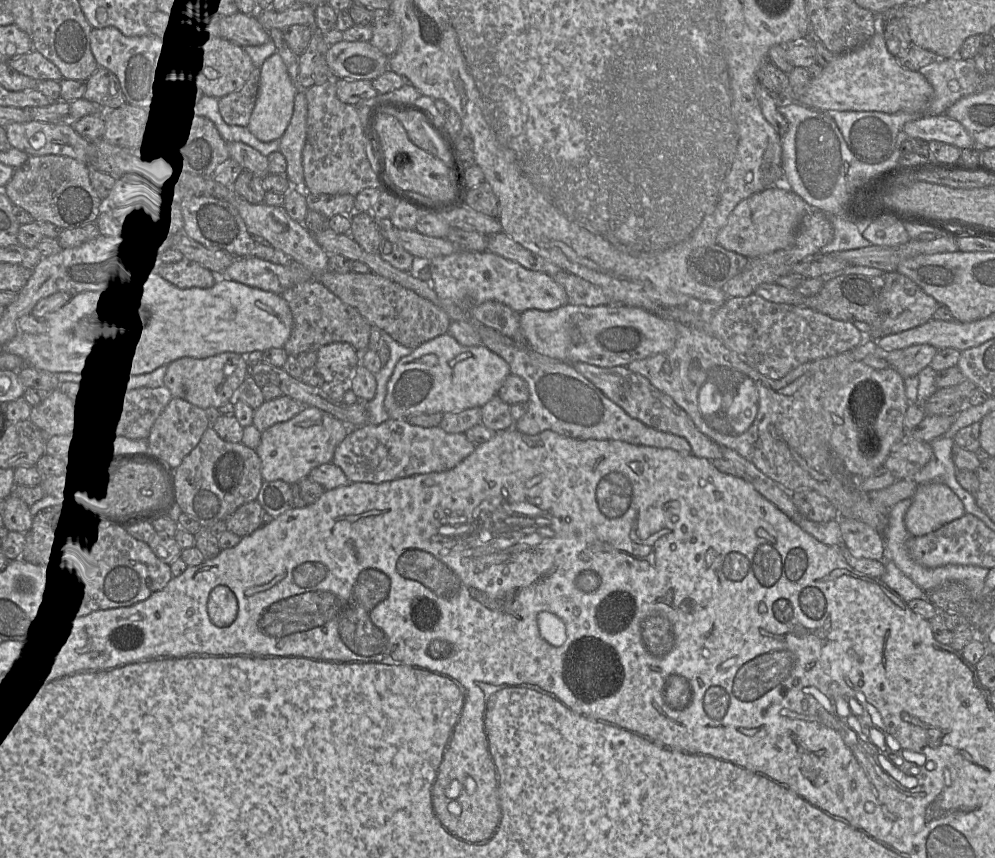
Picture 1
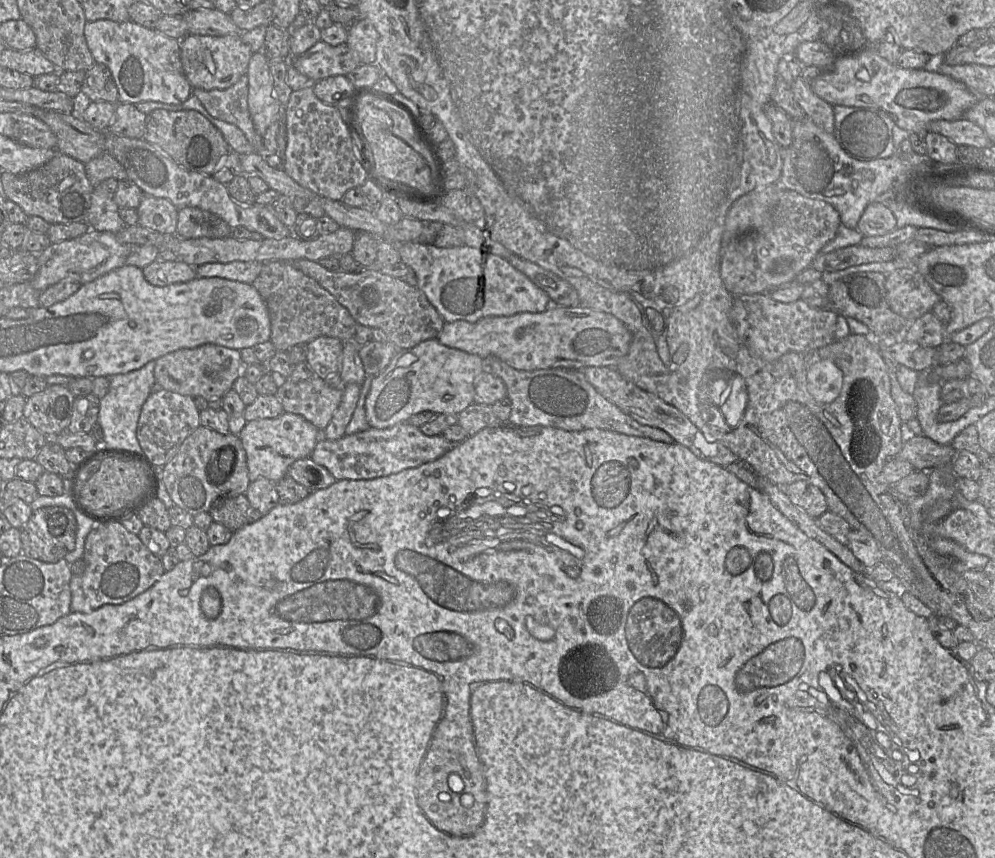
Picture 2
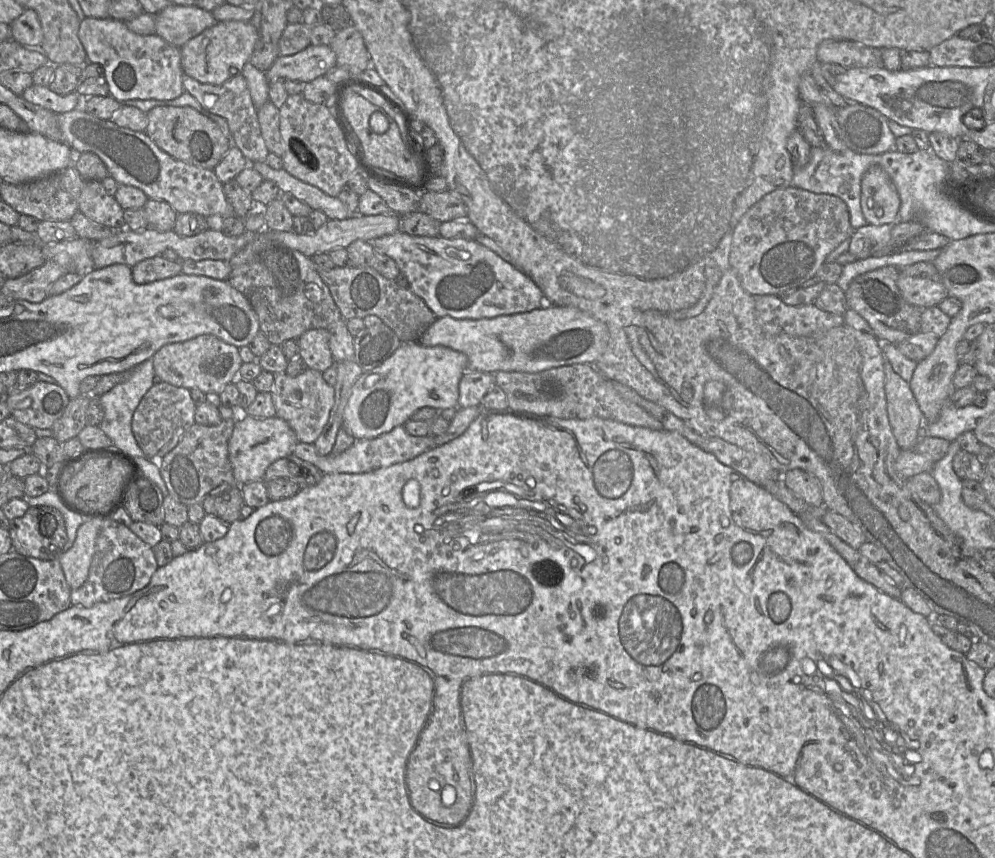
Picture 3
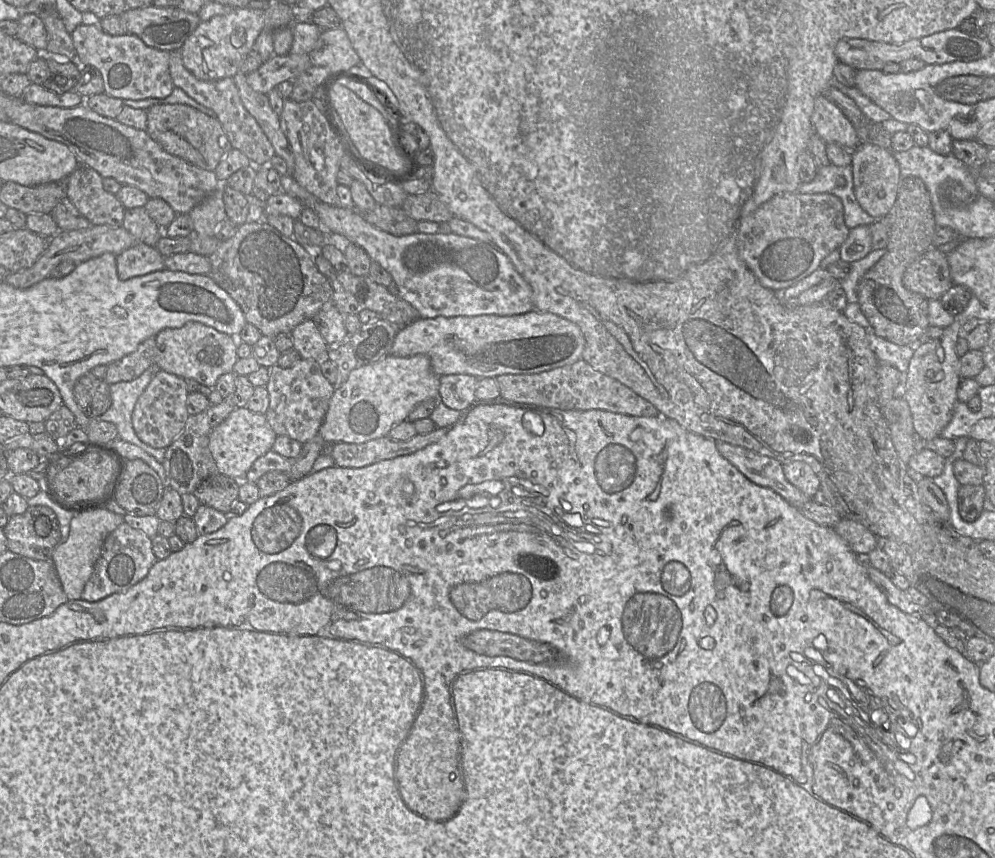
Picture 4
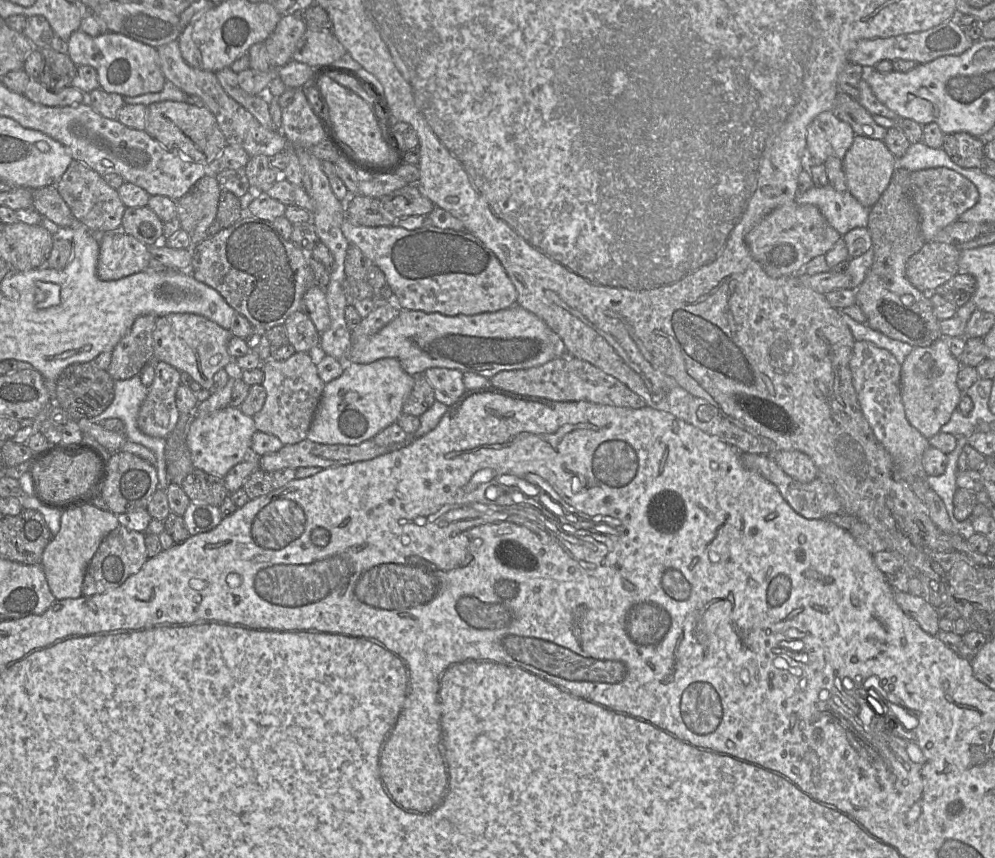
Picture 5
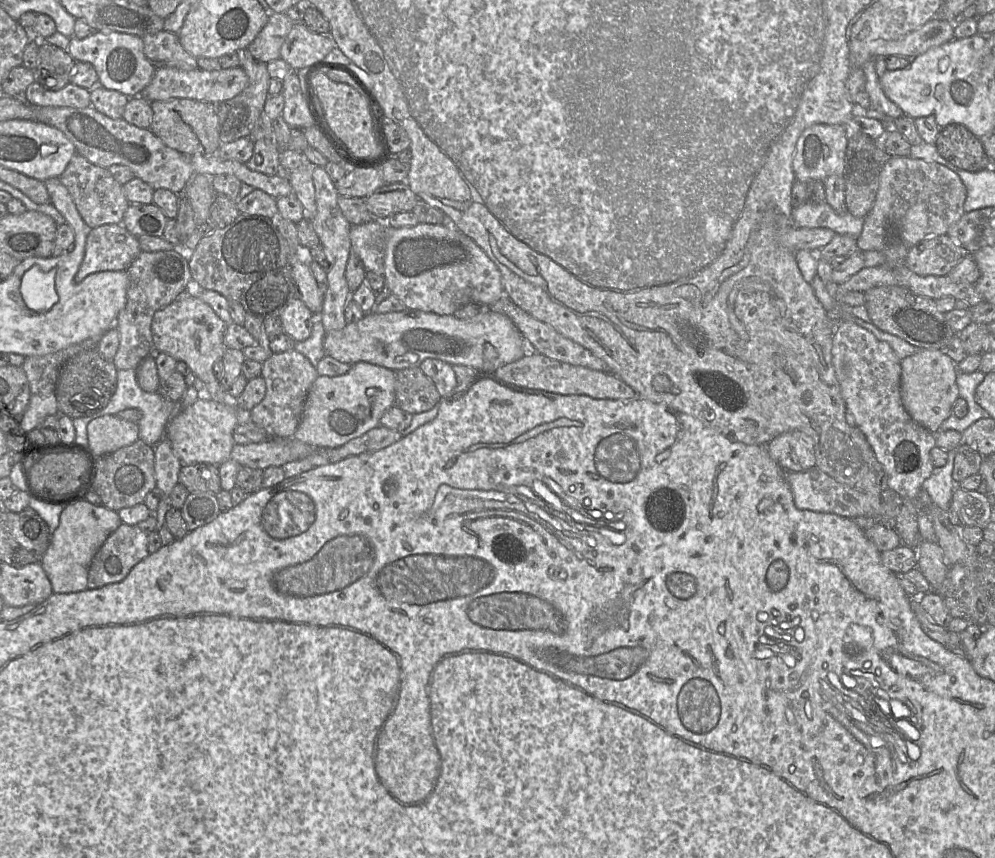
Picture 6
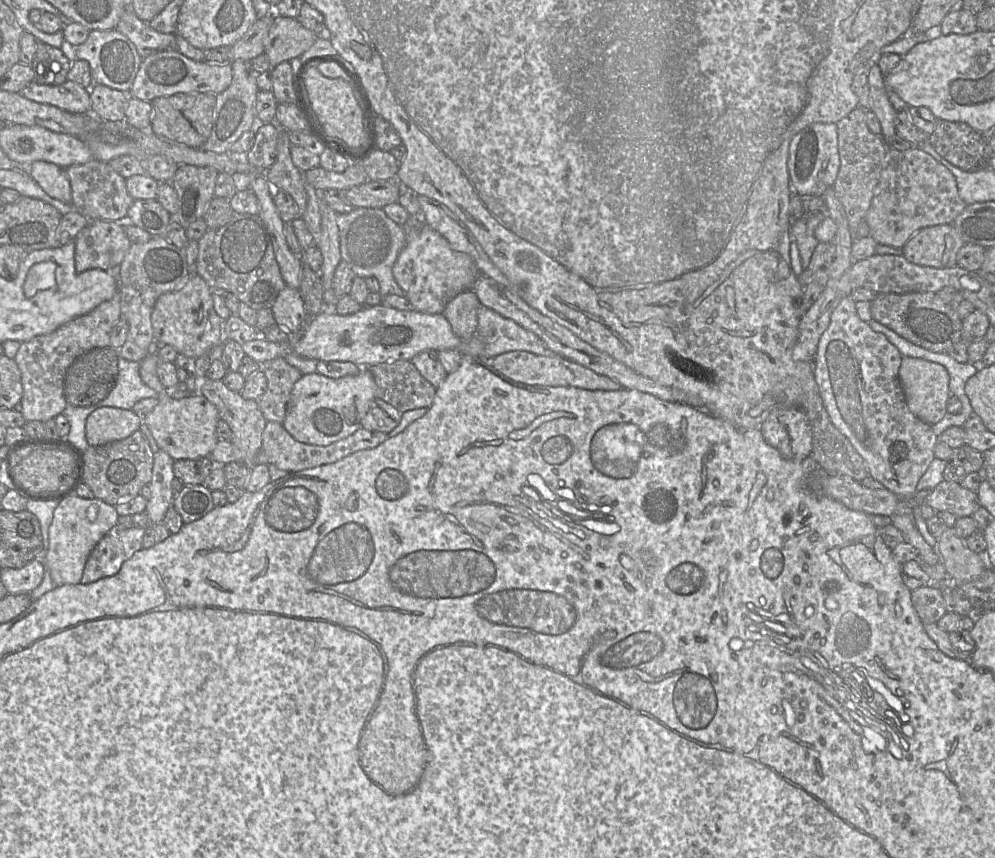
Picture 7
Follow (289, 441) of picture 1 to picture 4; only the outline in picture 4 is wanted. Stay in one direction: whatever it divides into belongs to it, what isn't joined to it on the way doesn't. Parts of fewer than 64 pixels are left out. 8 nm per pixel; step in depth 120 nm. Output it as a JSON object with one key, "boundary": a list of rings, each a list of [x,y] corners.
{"boundary":[[[235,408],[210,434],[209,449],[215,460],[218,473],[236,480],[244,477],[253,463],[271,451],[277,434],[269,426],[265,415],[248,408]]]}

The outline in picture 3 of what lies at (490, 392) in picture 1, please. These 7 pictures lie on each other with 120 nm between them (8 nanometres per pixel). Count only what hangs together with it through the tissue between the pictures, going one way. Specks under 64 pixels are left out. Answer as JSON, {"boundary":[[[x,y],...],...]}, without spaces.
{"boundary":[[[403,342],[381,365],[359,377],[345,406],[341,428],[356,440],[369,440],[403,426],[420,408],[456,410],[459,382],[467,367],[466,355],[451,348]]]}

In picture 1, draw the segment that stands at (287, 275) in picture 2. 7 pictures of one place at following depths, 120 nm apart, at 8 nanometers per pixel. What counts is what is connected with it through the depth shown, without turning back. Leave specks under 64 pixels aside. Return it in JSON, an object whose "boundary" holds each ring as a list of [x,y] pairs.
{"boundary":[[[312,279],[285,290],[280,295],[289,305],[293,327],[284,345],[288,355],[298,356],[305,351],[317,351],[334,342],[347,342],[362,353],[369,346],[372,325],[354,307],[344,303],[318,280]]]}

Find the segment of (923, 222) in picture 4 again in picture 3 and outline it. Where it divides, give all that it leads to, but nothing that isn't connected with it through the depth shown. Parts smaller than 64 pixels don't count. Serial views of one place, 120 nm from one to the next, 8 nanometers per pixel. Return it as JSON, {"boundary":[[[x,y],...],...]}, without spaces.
{"boundary":[[[884,266],[857,276],[845,291],[847,307],[856,311],[872,328],[882,343],[899,344],[918,333],[923,308],[907,303],[897,286],[900,268]]]}

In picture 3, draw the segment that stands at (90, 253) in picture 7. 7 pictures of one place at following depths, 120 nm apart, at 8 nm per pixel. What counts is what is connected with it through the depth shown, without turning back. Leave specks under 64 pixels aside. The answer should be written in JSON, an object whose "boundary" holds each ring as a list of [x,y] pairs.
{"boundary":[[[160,255],[145,259],[131,268],[133,281],[137,284],[147,284],[182,274],[180,259],[170,261]]]}

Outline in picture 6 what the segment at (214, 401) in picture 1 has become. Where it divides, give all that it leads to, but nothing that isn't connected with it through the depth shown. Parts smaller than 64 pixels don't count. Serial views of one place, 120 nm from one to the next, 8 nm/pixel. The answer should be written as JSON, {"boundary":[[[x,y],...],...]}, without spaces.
{"boundary":[[[186,290],[168,306],[158,310],[153,315],[151,331],[154,351],[170,355],[176,361],[187,364],[191,372],[204,384],[206,396],[212,400],[236,408],[240,422],[251,421],[250,411],[237,408],[237,399],[226,391],[213,373],[216,361],[222,361],[227,349],[224,342],[225,330],[228,324],[222,321],[214,310],[201,299],[190,295]]]}

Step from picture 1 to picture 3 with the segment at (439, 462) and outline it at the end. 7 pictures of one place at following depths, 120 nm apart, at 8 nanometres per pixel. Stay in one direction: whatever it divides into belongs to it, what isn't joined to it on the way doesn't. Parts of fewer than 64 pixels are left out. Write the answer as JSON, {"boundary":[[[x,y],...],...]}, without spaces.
{"boundary":[[[398,426],[396,428],[394,428],[392,431],[384,434],[384,435],[381,435],[377,438],[374,438],[374,439],[369,439],[369,440],[356,440],[355,443],[350,447],[348,448],[346,451],[340,453],[340,454],[336,454],[336,455],[331,455],[331,454],[328,454],[328,455],[320,455],[317,453],[316,449],[315,449],[315,446],[313,443],[303,443],[303,442],[298,442],[296,444],[296,446],[294,447],[294,450],[293,450],[293,455],[297,456],[298,458],[304,460],[304,461],[307,461],[307,462],[310,462],[312,463],[313,465],[315,465],[324,475],[325,474],[338,474],[338,473],[365,473],[365,472],[370,472],[370,471],[374,471],[374,470],[378,470],[378,469],[381,469],[381,468],[386,468],[386,467],[389,467],[393,464],[397,464],[397,463],[401,463],[401,462],[405,462],[405,461],[408,461],[408,460],[411,460],[427,451],[429,451],[430,449],[432,449],[433,447],[438,447],[438,446],[433,446],[433,439],[432,437],[426,435],[426,436],[411,436],[410,434],[408,434],[406,432],[406,430],[404,429],[403,426]]]}

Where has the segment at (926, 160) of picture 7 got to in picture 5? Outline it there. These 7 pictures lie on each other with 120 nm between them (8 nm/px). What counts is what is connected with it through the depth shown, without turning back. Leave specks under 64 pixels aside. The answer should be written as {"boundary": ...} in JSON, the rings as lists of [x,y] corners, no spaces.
{"boundary":[[[946,167],[928,168],[910,173],[911,198],[919,215],[922,234],[927,241],[947,225],[957,221],[979,199],[977,187],[966,177]]]}

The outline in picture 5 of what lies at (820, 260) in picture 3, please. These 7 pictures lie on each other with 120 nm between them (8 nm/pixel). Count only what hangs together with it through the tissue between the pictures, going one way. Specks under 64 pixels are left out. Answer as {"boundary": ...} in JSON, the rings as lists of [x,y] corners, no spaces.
{"boundary":[[[796,202],[773,210],[745,236],[752,257],[773,278],[800,275],[811,259],[825,255],[840,239],[842,235],[828,223],[816,206]]]}

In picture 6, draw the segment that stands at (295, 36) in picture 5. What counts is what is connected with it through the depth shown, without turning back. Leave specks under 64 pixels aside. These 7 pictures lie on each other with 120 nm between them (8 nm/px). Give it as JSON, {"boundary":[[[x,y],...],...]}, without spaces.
{"boundary":[[[285,13],[270,14],[266,25],[247,50],[256,60],[266,64],[280,58],[281,47],[294,24]]]}

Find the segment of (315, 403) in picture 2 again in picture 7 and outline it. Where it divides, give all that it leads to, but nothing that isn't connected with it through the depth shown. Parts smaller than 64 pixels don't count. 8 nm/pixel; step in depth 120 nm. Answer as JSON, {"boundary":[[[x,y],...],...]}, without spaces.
{"boundary":[[[283,357],[260,364],[260,370],[265,374],[267,387],[257,400],[259,409],[266,421],[282,424],[293,387],[303,374]]]}

